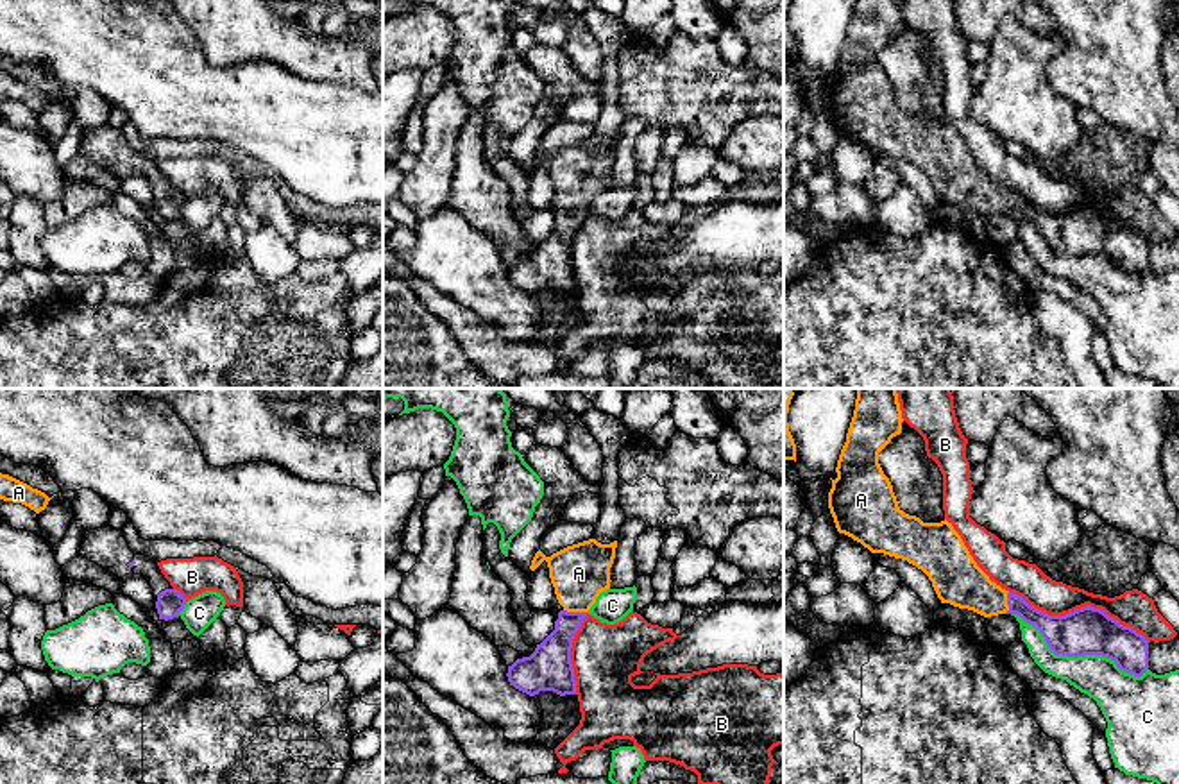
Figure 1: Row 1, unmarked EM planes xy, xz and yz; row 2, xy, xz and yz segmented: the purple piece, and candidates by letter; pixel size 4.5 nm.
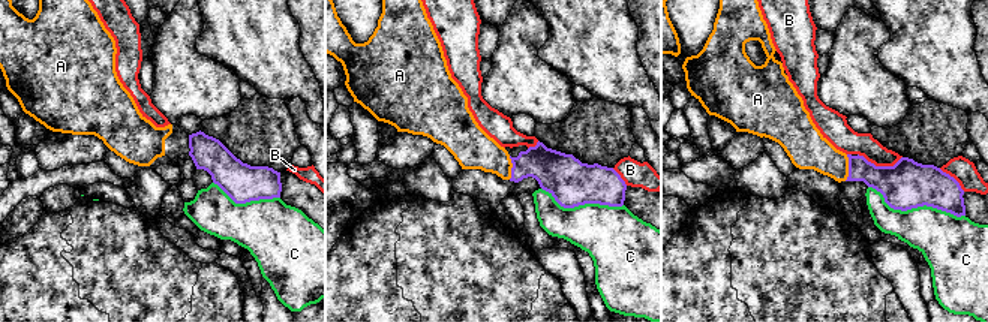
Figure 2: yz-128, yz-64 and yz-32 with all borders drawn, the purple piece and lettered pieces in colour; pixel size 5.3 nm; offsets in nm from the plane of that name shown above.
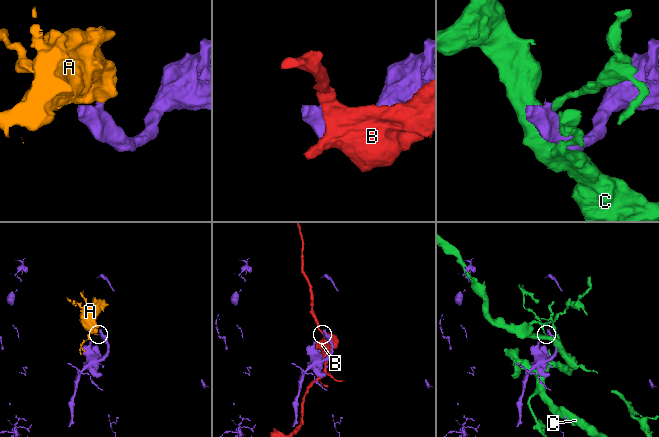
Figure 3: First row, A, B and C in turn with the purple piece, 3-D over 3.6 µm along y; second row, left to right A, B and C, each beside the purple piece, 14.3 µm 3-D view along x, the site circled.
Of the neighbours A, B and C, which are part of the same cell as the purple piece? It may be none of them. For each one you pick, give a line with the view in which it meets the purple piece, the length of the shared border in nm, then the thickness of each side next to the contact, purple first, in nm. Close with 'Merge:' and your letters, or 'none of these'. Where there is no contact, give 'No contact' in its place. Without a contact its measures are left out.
A: Touches purple in xz. Shared border 110 nm. Thickness 180 nm (purple) against 260 nm
Merge: A

